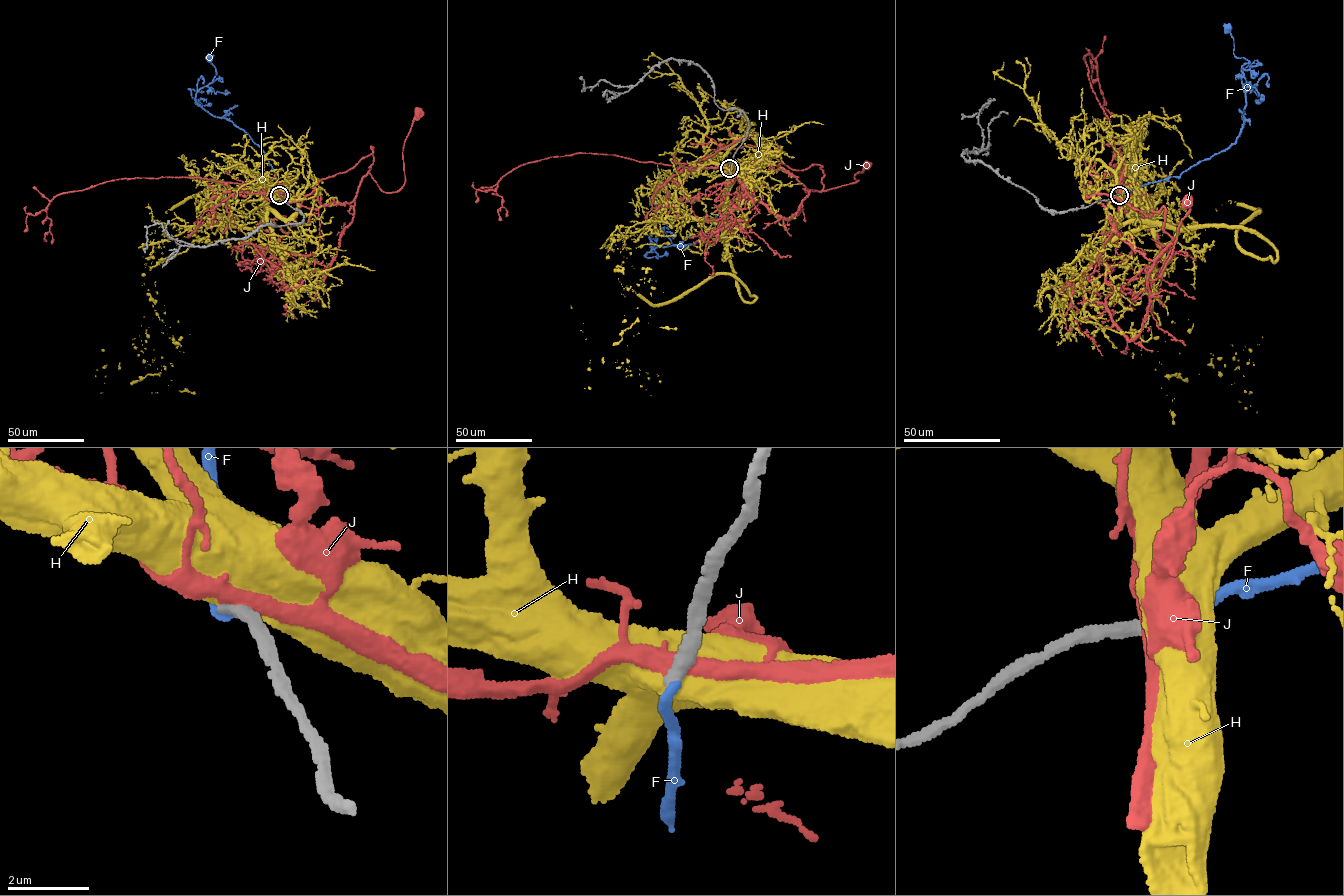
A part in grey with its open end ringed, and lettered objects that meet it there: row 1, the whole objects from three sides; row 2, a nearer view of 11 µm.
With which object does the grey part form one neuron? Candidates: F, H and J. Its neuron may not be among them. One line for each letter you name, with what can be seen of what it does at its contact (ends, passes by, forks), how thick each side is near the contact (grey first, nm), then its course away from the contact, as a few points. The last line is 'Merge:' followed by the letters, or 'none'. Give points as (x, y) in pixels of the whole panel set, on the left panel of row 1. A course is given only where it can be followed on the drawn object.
Merge: none

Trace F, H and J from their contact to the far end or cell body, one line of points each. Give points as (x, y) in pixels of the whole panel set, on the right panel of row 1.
F: (1119, 195), (1179, 176), (1235, 142), (1245, 106), (1242, 66), (1249, 62), (1234, 55), (1227, 28)
H: (1119, 194), (1115, 228), (1177, 230), (1158, 241), (1146, 196), (1133, 356), (1183, 379), (1224, 366), (1140, 329)
J: (1119, 194), (1112, 232), (1153, 260), (1173, 243), (1159, 277), (1171, 256), (1178, 226), (1189, 210), (1187, 201)

